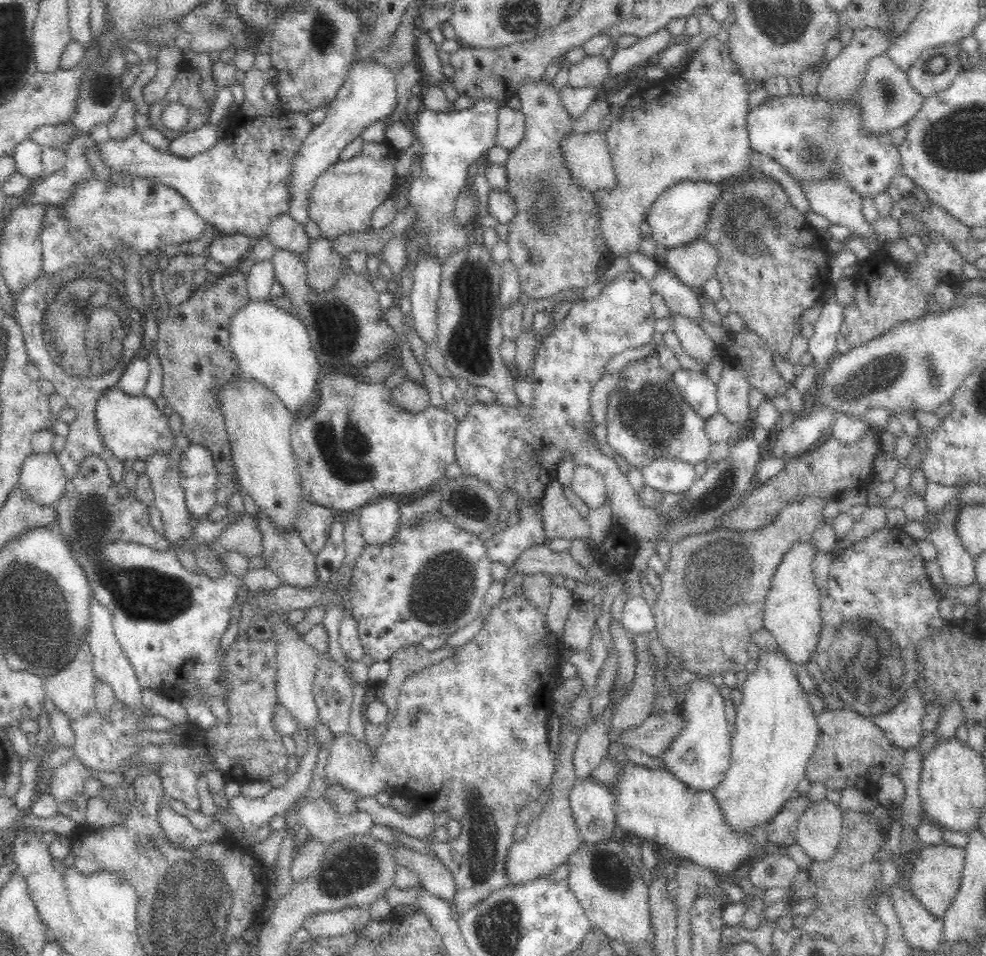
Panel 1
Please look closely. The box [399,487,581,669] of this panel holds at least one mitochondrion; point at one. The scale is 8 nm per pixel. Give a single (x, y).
(429, 599)

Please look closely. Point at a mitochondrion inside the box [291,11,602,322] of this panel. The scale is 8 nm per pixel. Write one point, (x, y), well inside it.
(544, 202)

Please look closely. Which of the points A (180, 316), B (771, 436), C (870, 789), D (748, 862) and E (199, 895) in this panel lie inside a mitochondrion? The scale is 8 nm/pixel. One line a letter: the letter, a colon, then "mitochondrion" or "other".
A: other
B: other
C: other
D: other
E: mitochondrion

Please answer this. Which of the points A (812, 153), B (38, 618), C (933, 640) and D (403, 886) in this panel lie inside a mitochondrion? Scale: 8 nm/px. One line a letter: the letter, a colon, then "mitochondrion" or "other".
A: mitochondrion
B: mitochondrion
C: other
D: other

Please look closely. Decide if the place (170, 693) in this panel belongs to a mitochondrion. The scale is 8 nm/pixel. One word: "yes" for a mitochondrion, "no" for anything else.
no

